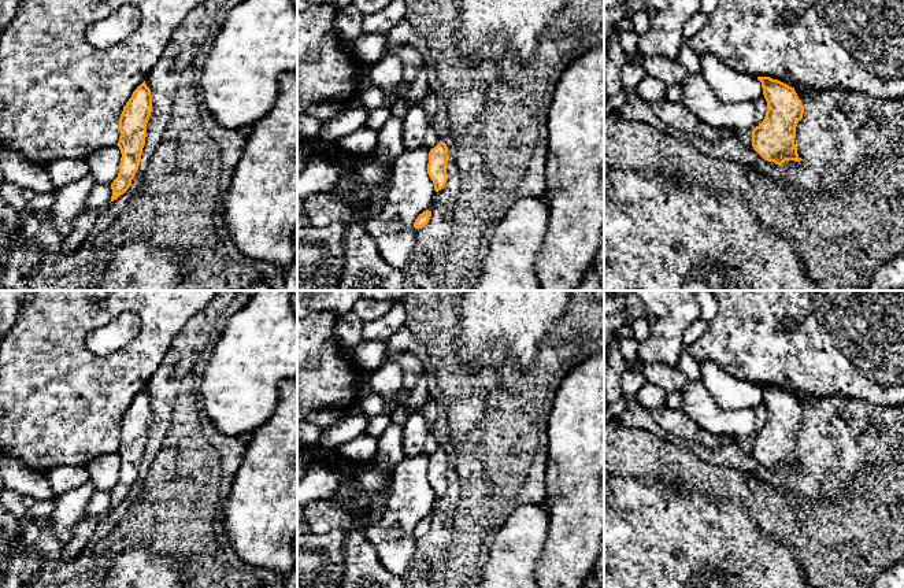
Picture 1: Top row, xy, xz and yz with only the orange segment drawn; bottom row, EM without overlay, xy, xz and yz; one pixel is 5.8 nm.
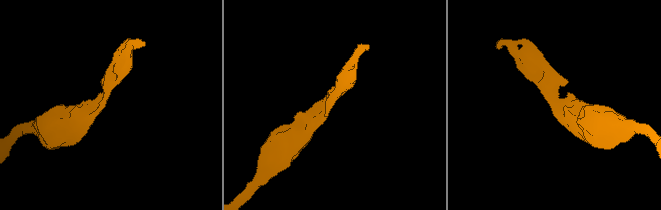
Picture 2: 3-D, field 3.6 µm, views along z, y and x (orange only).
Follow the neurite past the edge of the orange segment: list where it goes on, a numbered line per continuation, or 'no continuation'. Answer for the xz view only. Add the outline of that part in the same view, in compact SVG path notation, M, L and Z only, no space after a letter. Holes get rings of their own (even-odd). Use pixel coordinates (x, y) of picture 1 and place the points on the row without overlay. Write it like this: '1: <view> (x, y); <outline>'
no continuation

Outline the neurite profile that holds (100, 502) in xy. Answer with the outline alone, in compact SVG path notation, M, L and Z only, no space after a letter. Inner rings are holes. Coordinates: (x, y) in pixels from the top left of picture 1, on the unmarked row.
M95 489L93 495L88 502L85 517L104 515L111 509L111 503L112 503L111 492Z

